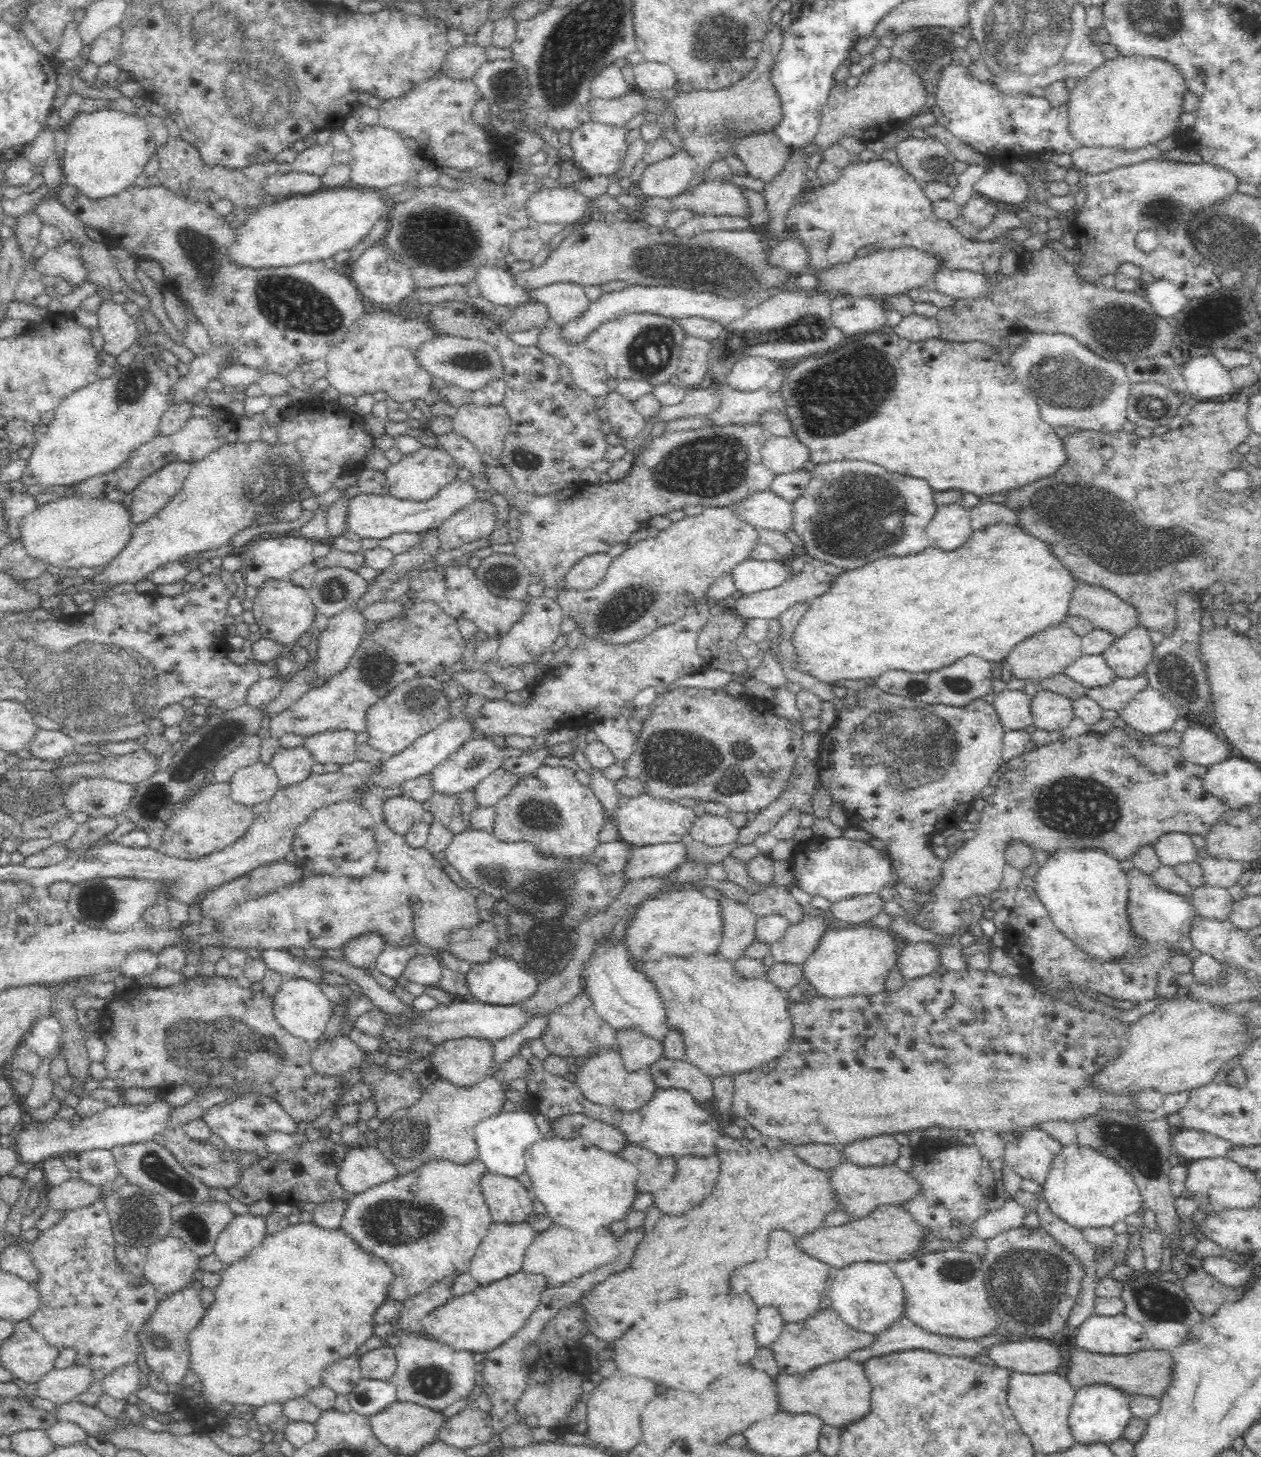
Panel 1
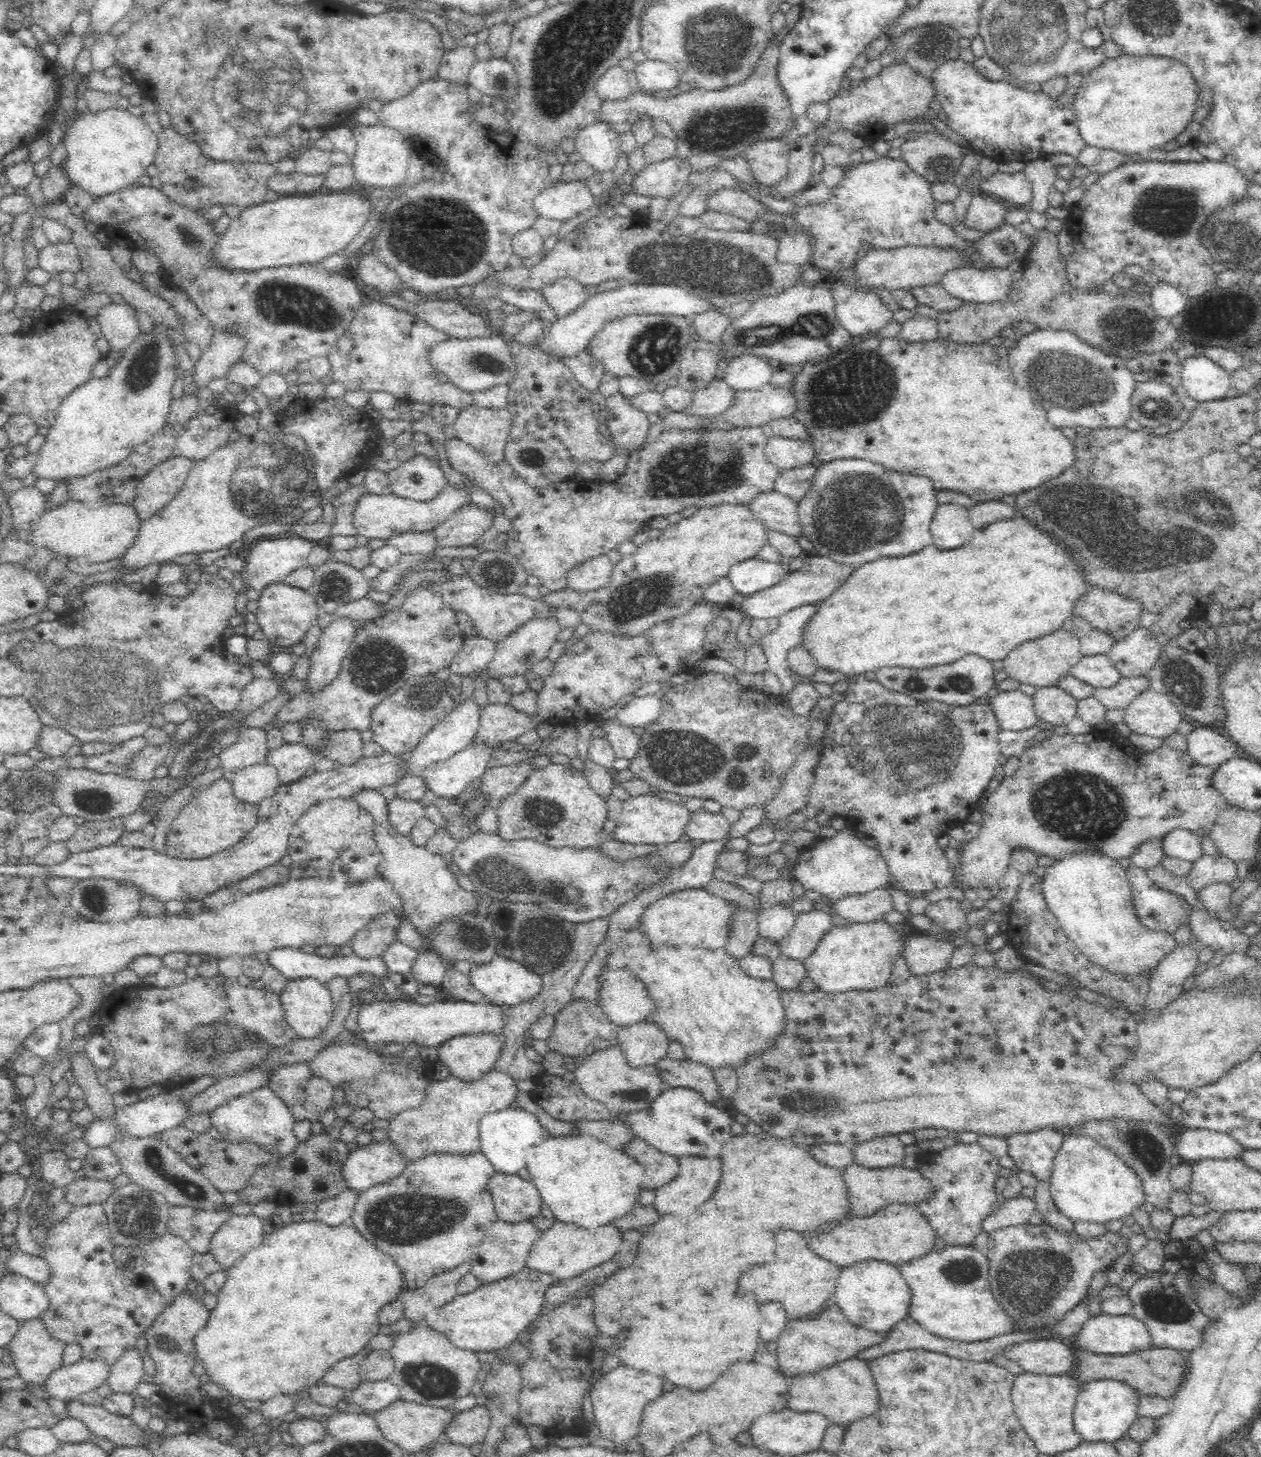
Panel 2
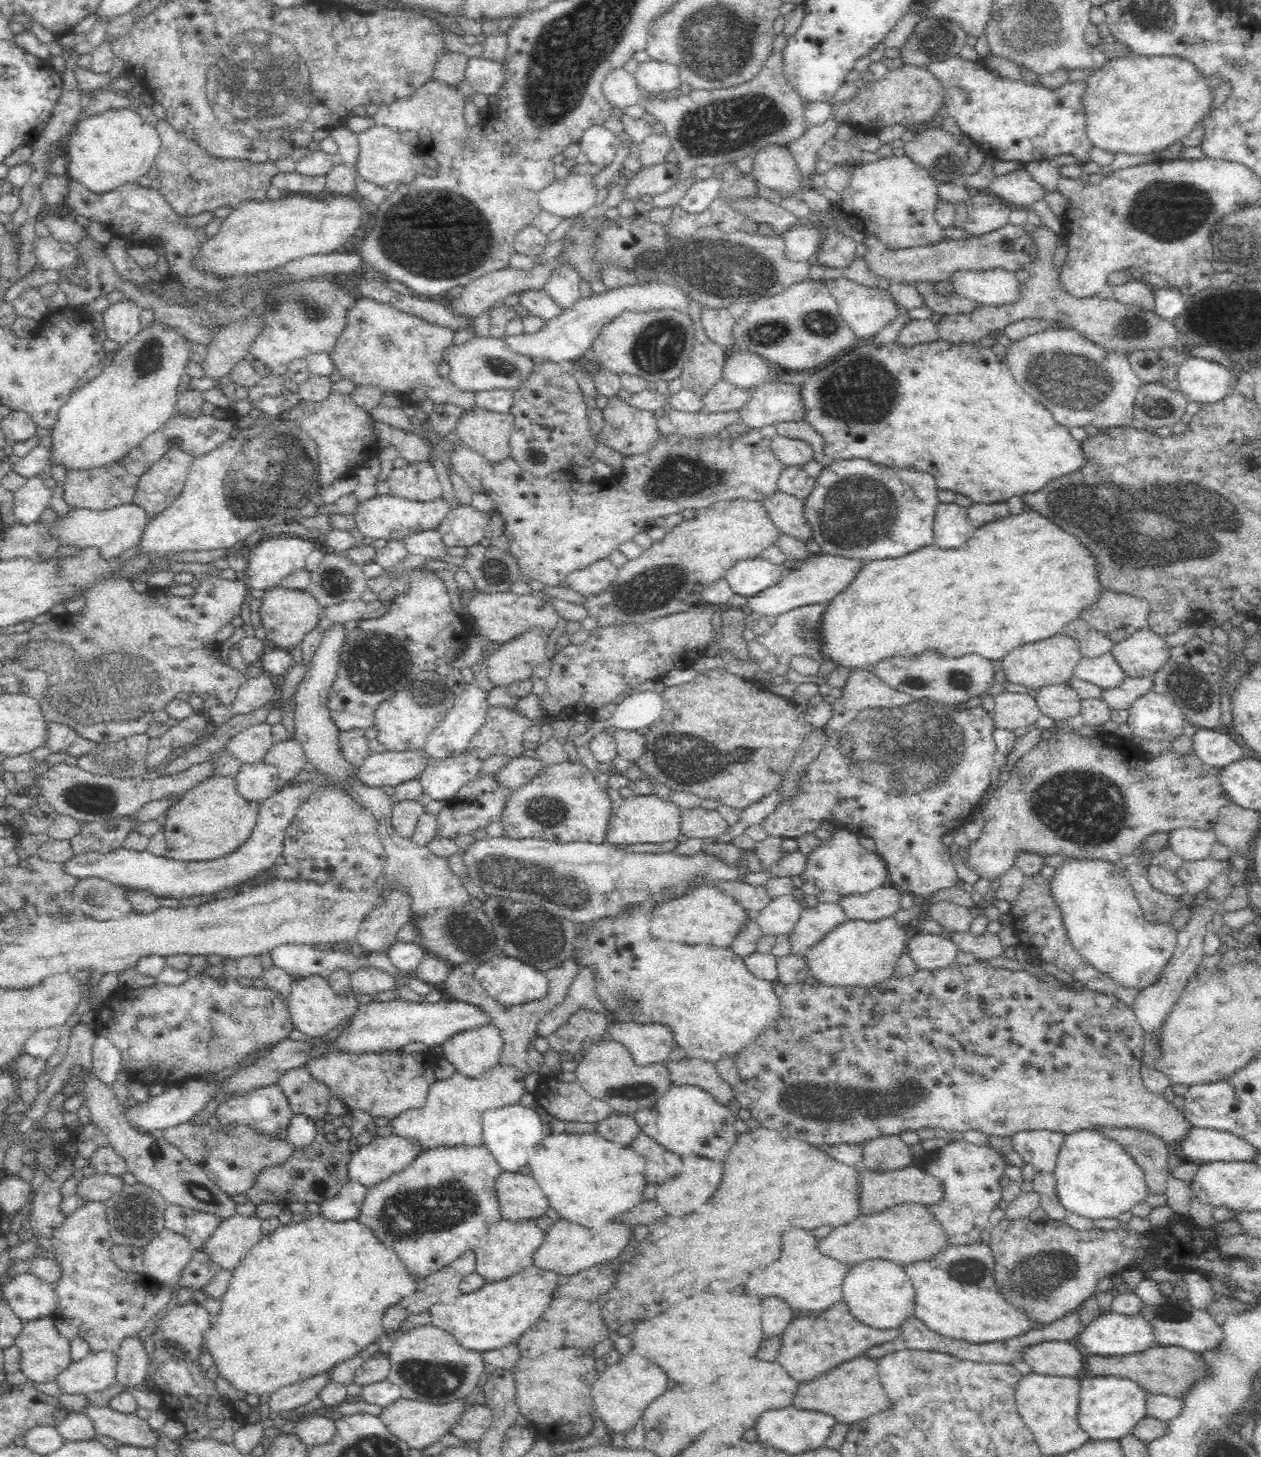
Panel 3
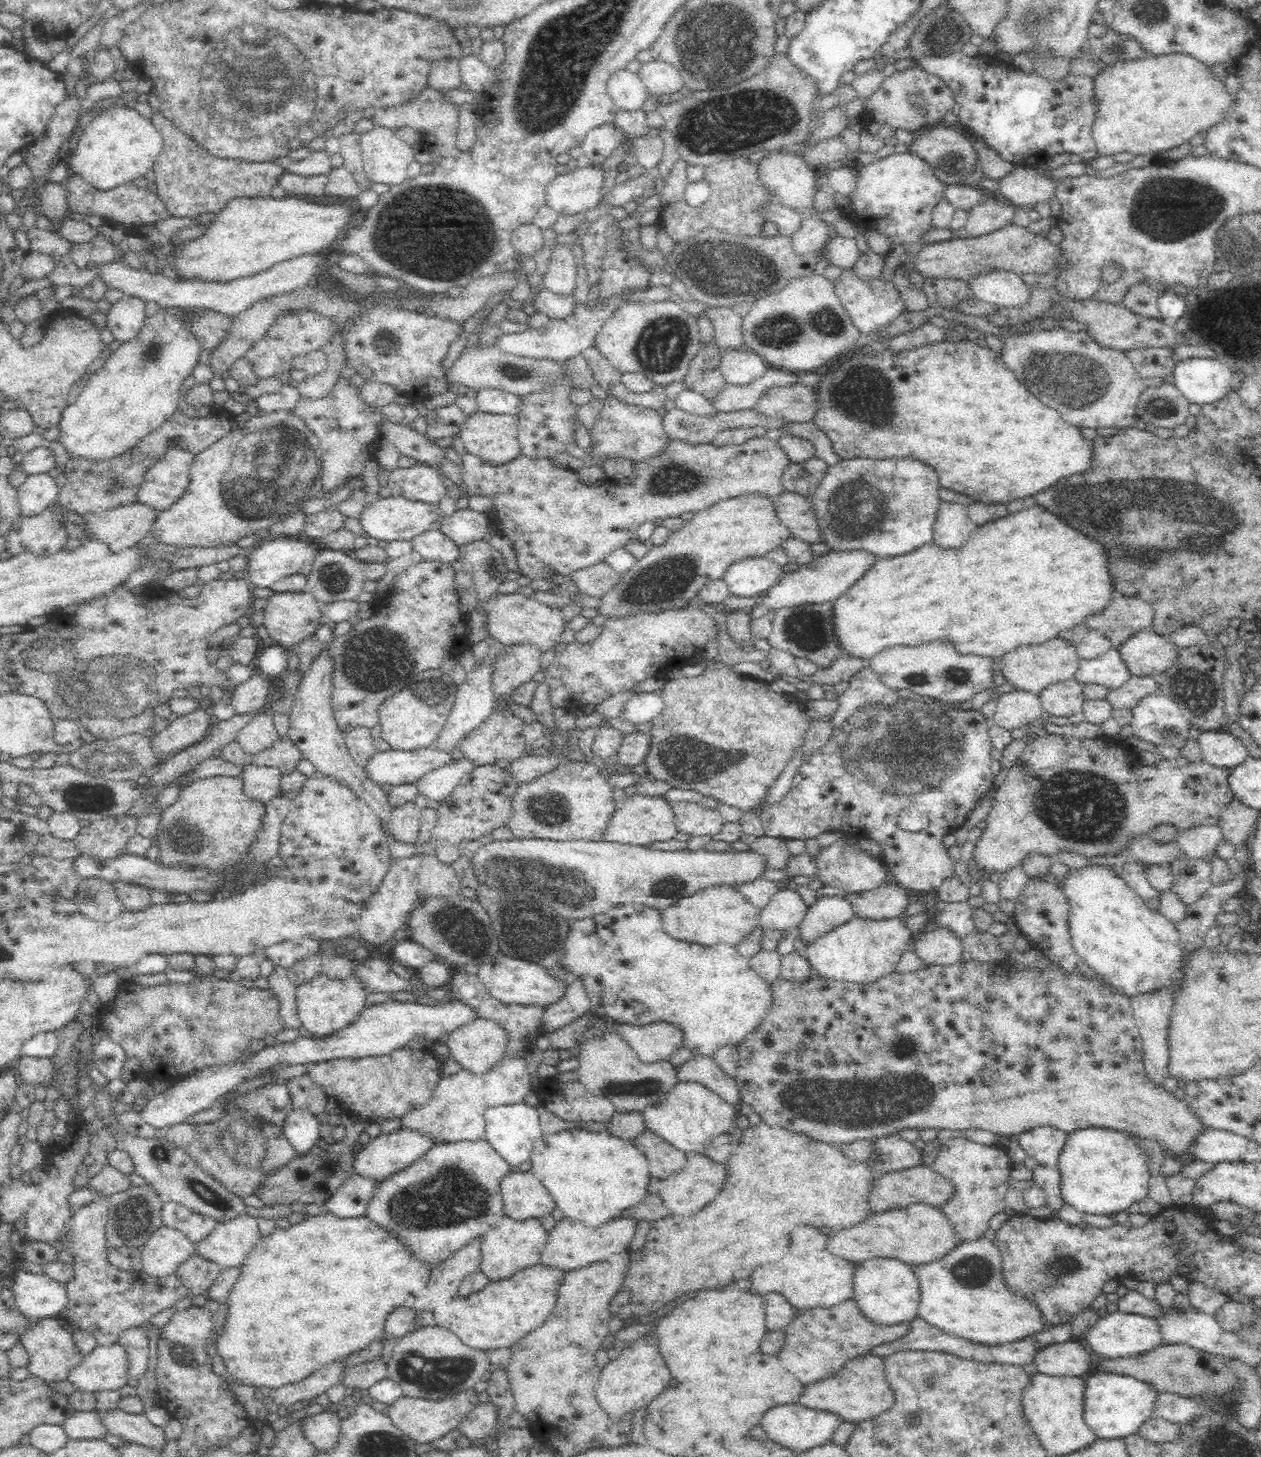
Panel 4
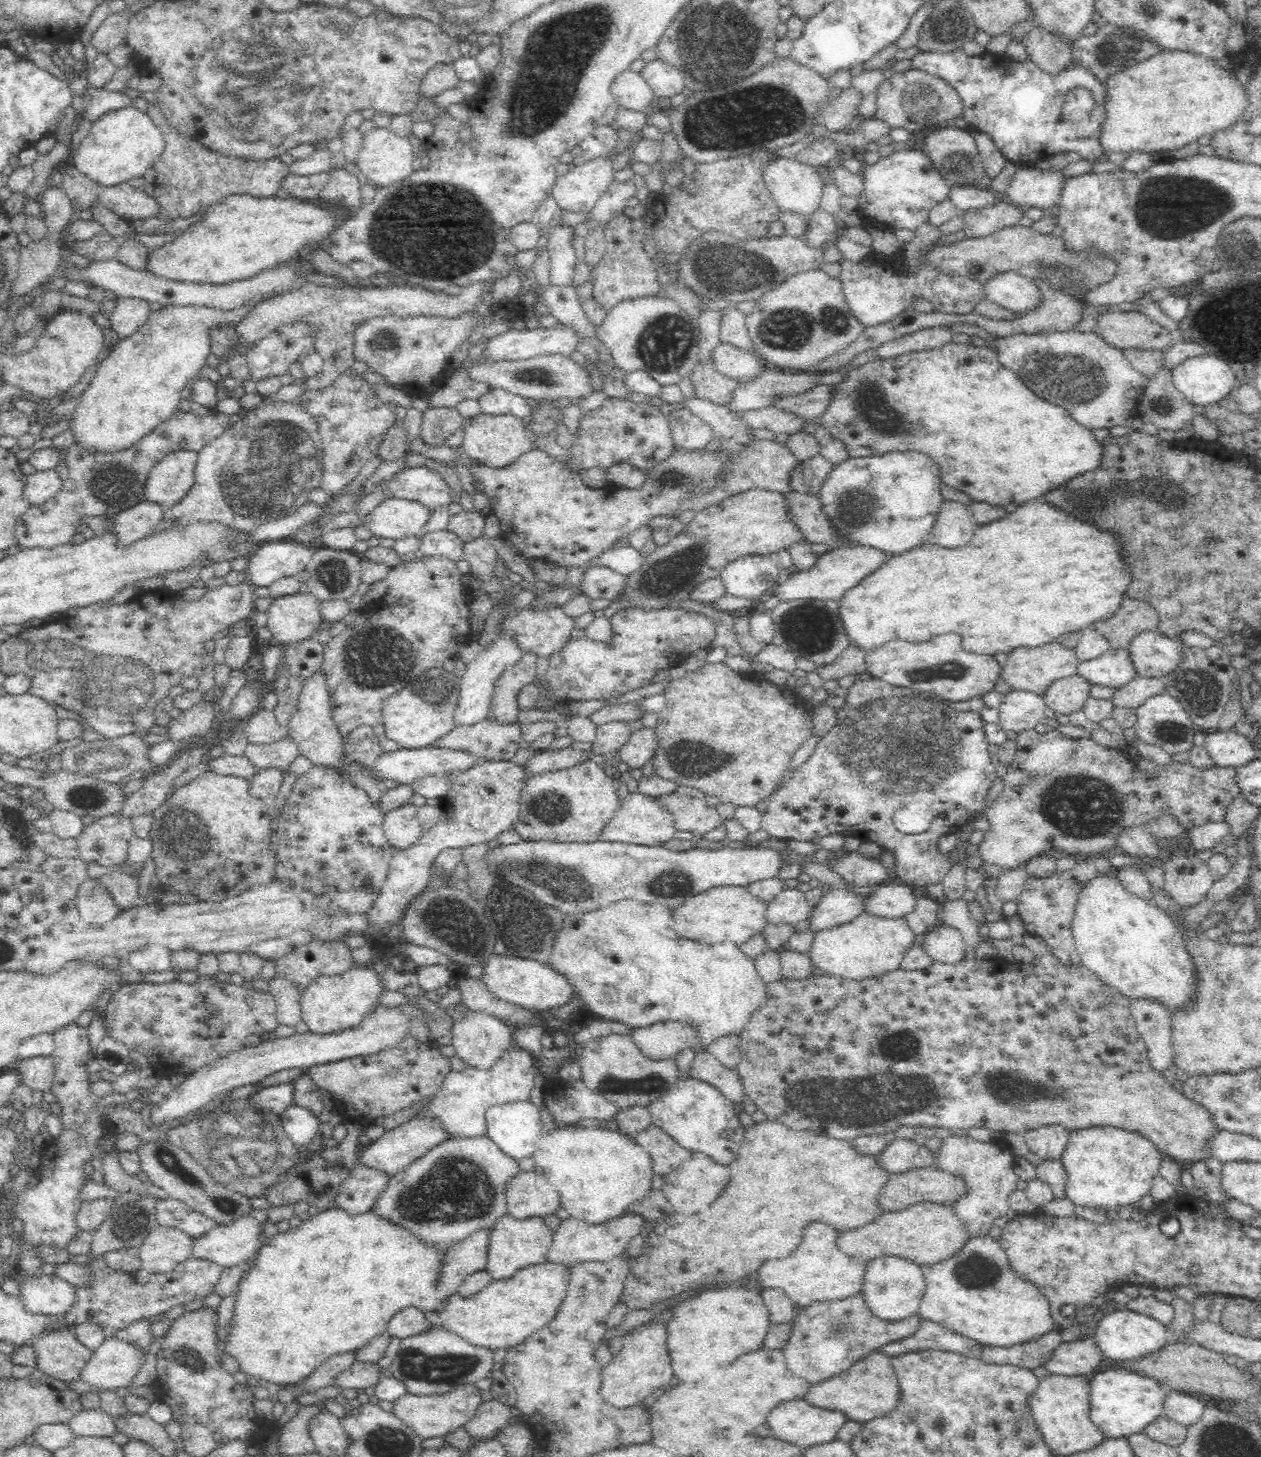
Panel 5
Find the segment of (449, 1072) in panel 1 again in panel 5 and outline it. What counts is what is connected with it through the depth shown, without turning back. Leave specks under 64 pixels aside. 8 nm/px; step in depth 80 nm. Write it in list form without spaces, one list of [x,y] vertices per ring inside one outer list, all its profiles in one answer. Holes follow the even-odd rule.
[[[467,1009],[459,1019],[453,1021],[451,1045],[454,1047],[455,1054],[467,1065],[487,1069],[494,1066],[504,1051],[514,1046],[513,1029],[496,1015],[488,1014],[486,1011]]]

